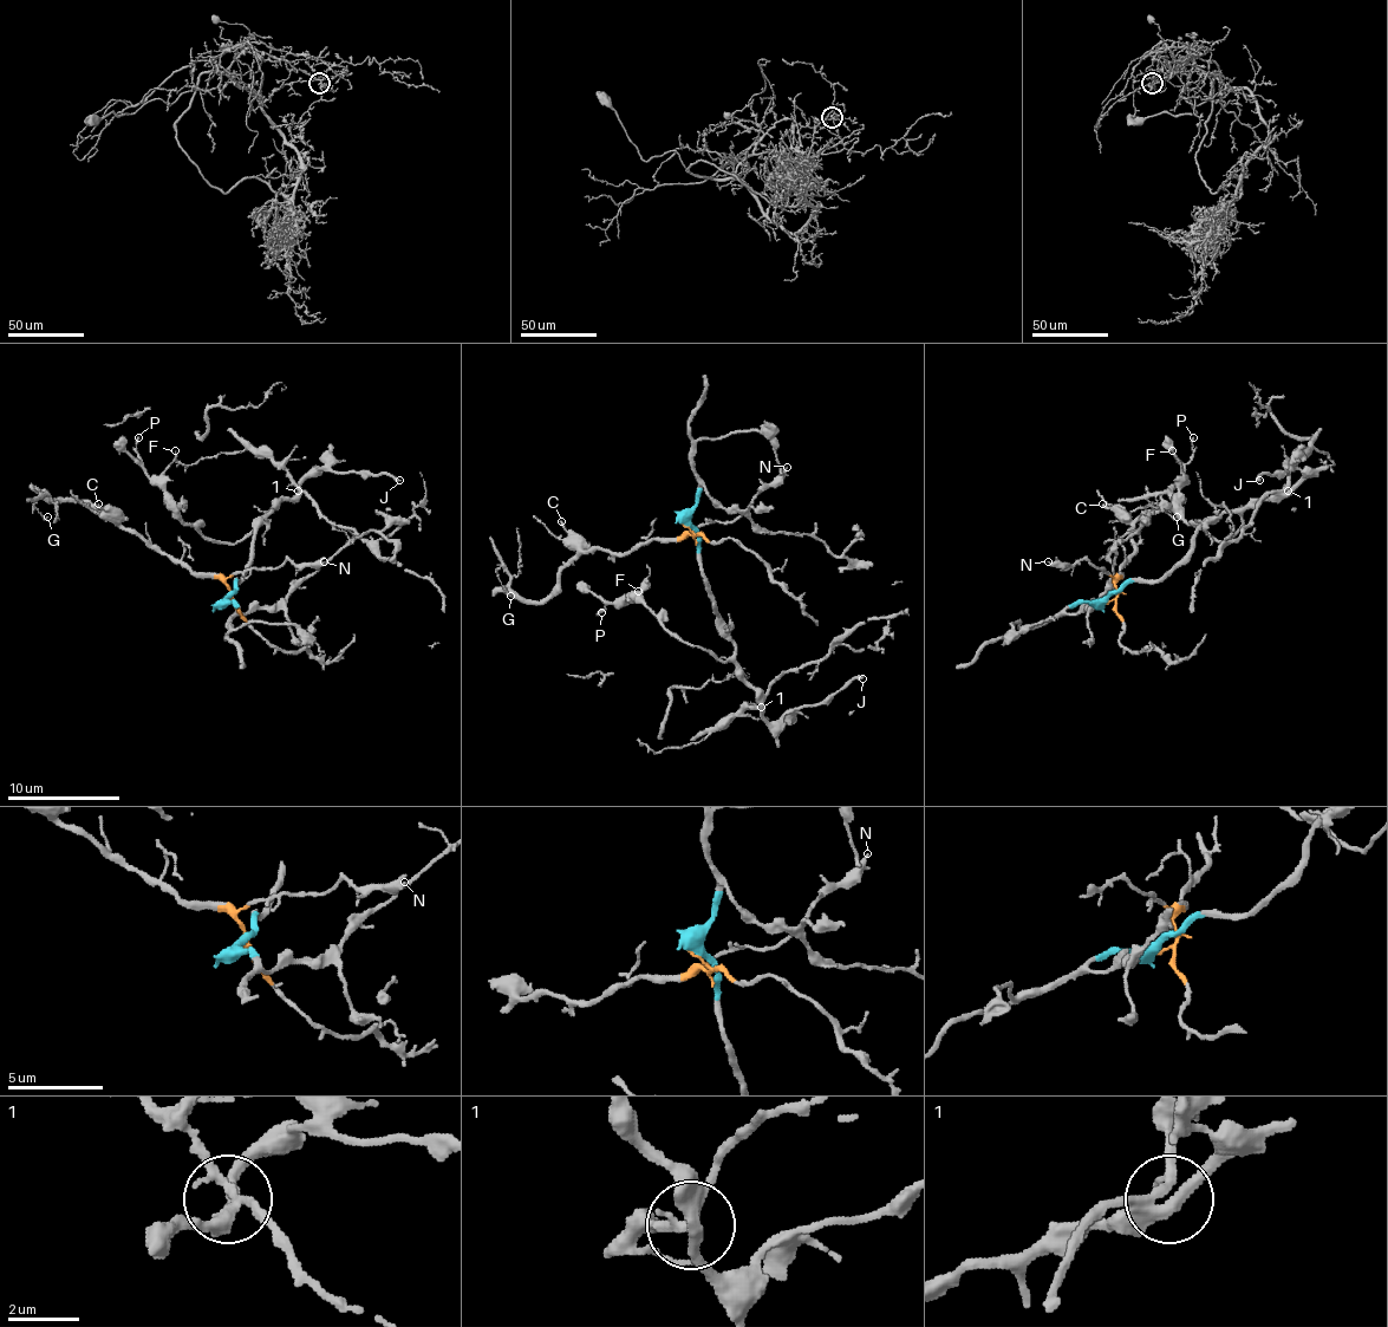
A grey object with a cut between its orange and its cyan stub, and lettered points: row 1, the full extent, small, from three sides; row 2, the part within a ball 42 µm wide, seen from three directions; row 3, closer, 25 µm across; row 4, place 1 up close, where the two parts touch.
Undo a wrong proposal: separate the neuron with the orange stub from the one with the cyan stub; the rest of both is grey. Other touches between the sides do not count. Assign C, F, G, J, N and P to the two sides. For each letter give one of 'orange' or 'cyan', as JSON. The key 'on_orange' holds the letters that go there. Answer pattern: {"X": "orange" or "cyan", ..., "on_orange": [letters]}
{"C": "orange", "F": "cyan", "G": "orange", "J": "cyan", "N": "orange", "P": "cyan", "on_orange": ["C", "G", "N"]}

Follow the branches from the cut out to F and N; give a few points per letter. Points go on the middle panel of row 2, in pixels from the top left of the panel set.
F: (684, 524), (695, 532), (701, 577), (734, 655), (717, 661), (676, 638), (642, 602), (627, 599), (639, 591)
N: (684, 524), (692, 534), (689, 532), (717, 520), (731, 524), (787, 467)

